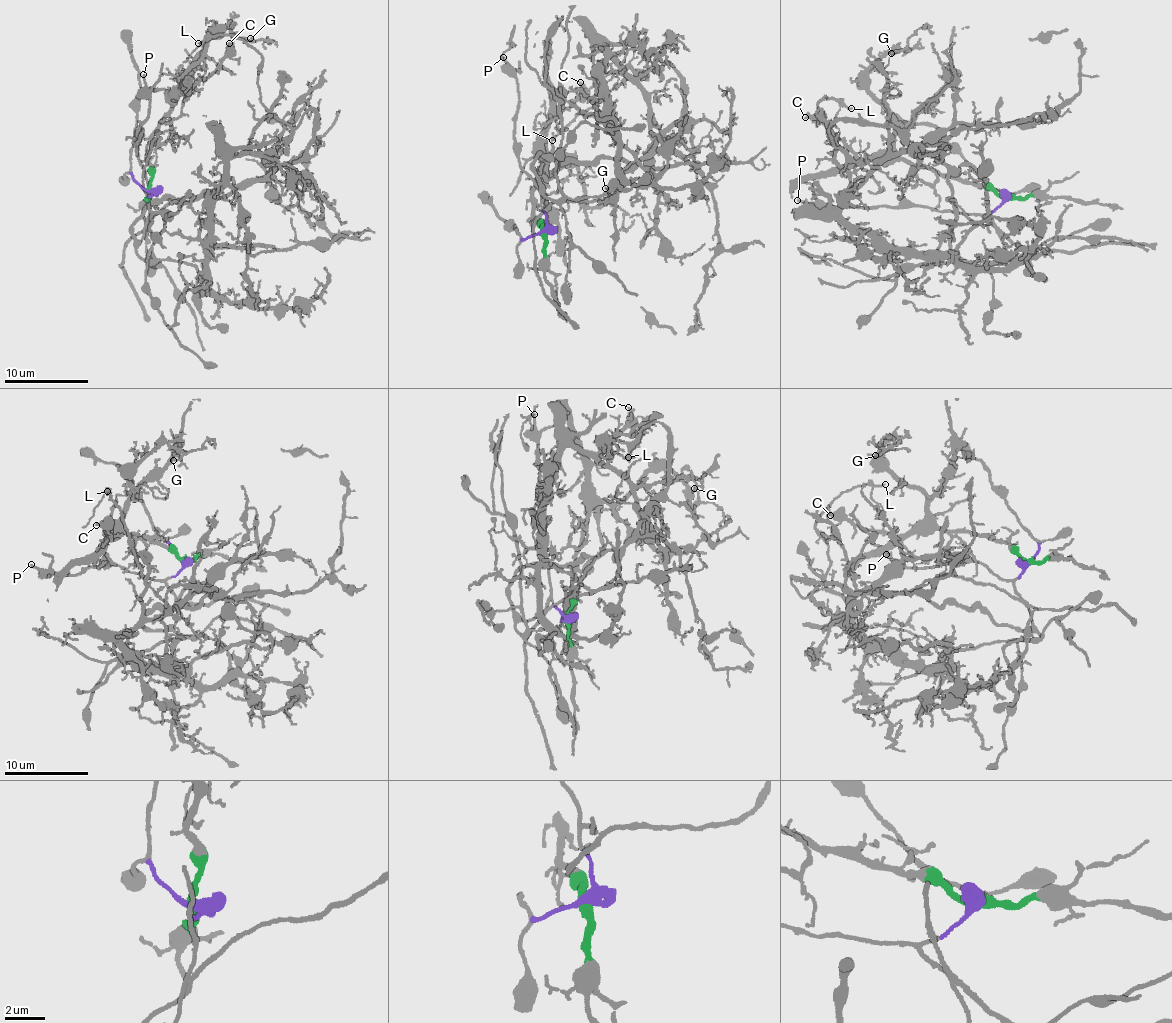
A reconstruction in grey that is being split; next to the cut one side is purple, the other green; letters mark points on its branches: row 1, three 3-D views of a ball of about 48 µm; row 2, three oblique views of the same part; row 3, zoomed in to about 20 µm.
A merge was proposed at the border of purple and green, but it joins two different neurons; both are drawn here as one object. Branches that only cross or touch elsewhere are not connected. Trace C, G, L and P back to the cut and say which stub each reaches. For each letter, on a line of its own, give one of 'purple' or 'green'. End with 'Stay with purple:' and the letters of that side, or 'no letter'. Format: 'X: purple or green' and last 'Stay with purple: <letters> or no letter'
C: green
G: green
L: purple
P: purple
Stay with purple: L, P

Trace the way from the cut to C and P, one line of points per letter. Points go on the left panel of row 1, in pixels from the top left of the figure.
C: (149, 190), (152, 175), (147, 157), (163, 115), (171, 102), (176, 104), (180, 90), (210, 76), (229, 43)
P: (147, 190), (151, 195), (137, 149), (137, 131), (140, 120), (146, 120), (151, 97), (143, 75)

